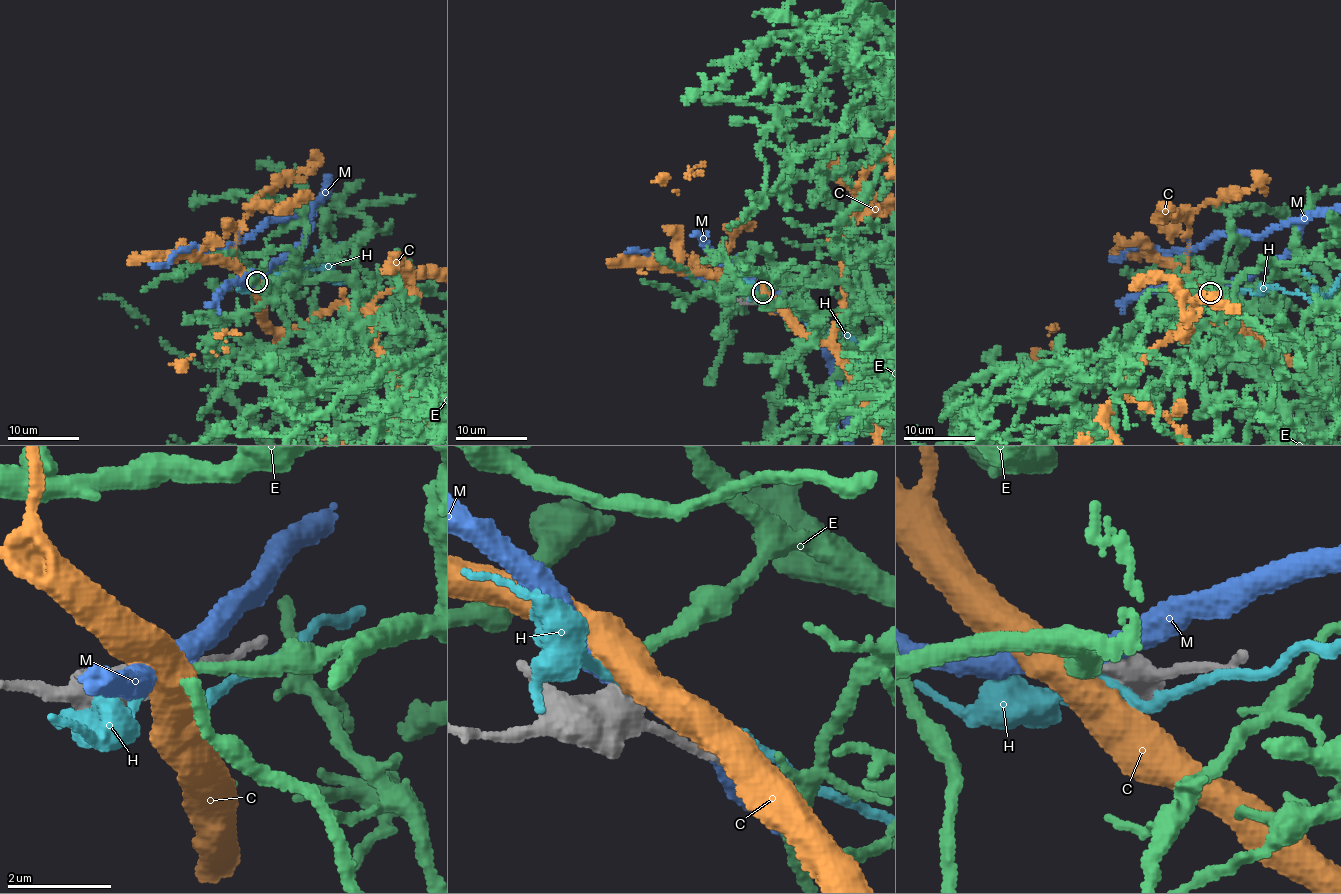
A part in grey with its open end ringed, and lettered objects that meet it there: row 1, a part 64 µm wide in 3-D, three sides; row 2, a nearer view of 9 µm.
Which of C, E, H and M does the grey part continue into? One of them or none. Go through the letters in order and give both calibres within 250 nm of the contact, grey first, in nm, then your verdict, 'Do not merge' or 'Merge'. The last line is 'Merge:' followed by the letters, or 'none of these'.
C: Thickness 440 nm (grey) against 600 nm. Do not merge
E: Thickness 360 nm (grey) against 200 nm. Merge
H: Thickness 480 nm (grey) against 190 nm. Do not merge
M: Thickness 440 nm (grey) against 440 nm. Do not merge
Merge: E

